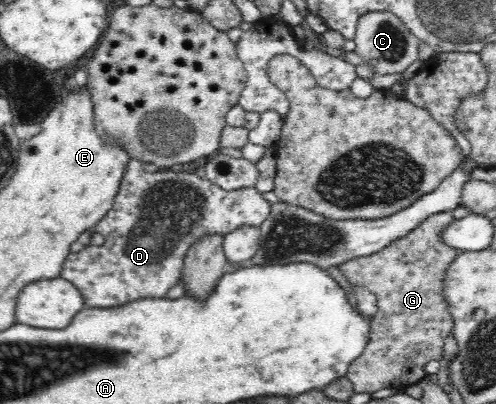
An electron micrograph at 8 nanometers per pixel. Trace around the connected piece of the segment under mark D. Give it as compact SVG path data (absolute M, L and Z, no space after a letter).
M132 160L127 163L123 178L121 179L118 193L116 194L112 209L106 213L106 216L97 223L94 227L97 233L104 236L106 242L101 247L85 246L84 249L78 251L78 253L70 253L64 265L62 265L62 271L60 271L60 276L66 281L70 281L80 292L82 298L84 298L84 304L88 308L103 307L104 309L108 307L120 307L124 303L132 303L136 299L144 299L144 297L155 297L156 299L162 299L166 297L166 294L170 289L177 285L178 281L181 280L181 270L183 269L183 263L185 256L187 255L188 249L194 246L200 239L207 236L212 236L213 234L218 234L218 236L226 236L228 233L234 232L237 228L241 226L252 226L254 228L261 228L263 222L270 216L271 203L262 197L255 187L242 187L240 189L225 190L220 186L208 181L206 178L202 177L202 173L189 173L189 172L173 172L170 170L158 171L149 173L142 168L143 162L139 160Z

